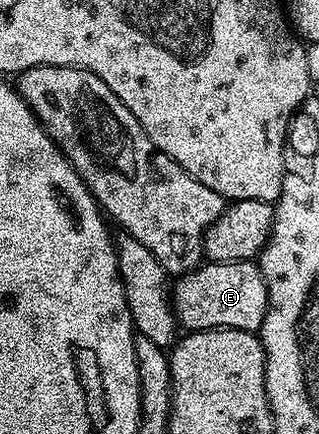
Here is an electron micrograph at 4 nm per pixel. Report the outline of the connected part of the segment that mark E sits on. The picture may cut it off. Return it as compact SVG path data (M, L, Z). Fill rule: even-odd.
M254 260L204 263L176 281L170 290L171 306L184 330L240 329L258 334L267 310L267 284Z

